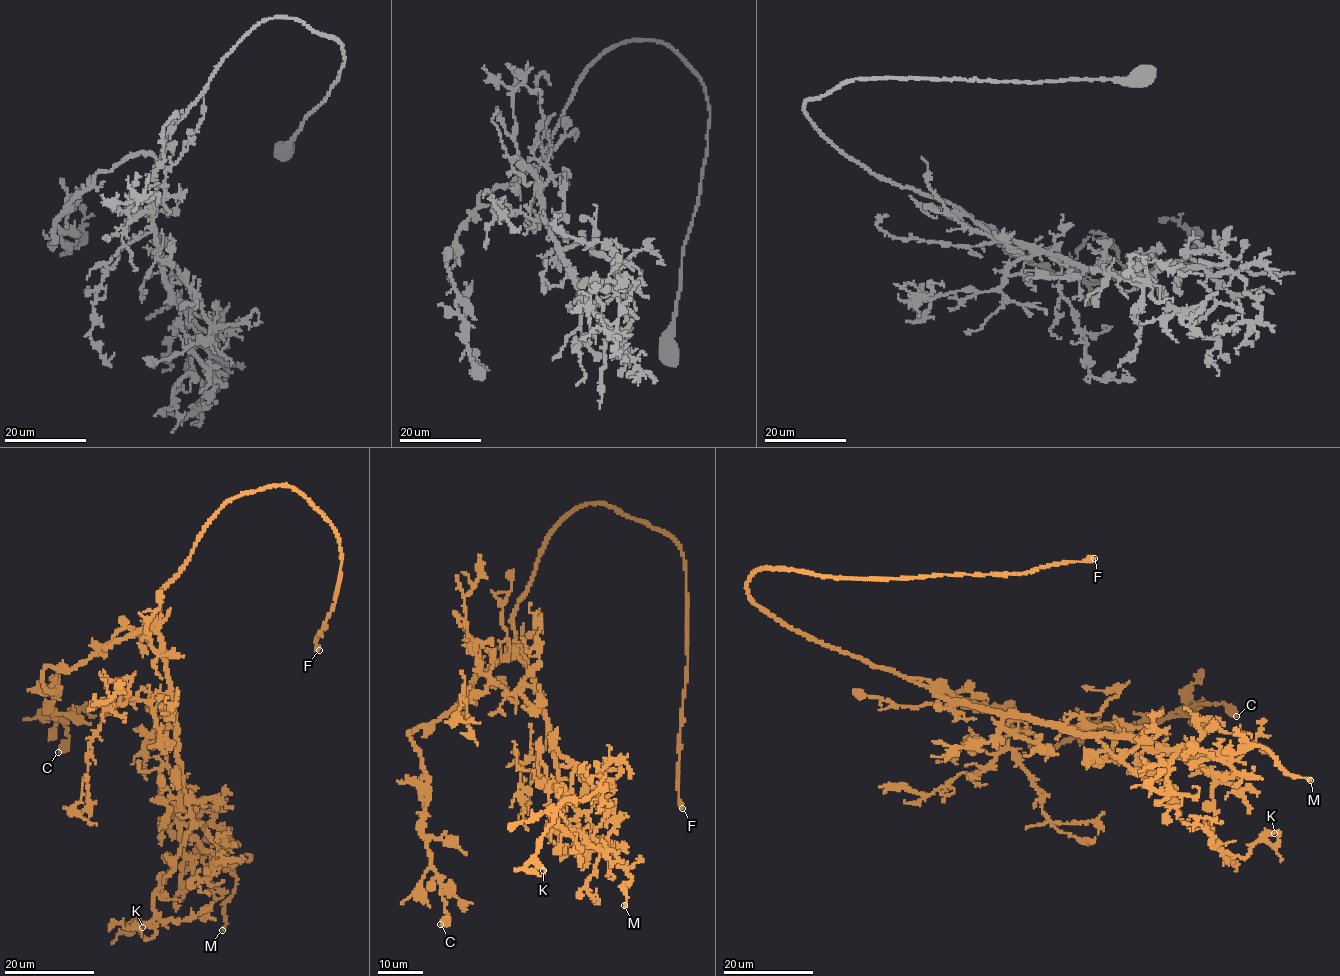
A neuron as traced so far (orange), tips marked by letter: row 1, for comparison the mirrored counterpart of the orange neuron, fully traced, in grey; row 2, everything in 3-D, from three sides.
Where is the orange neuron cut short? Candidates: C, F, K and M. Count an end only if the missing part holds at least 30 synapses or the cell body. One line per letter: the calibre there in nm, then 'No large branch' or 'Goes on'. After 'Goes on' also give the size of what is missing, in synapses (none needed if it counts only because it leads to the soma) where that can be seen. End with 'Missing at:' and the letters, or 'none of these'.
C: Thickness 320 nm. No large branch
F: Thickness 360 nm. Goes on
K: Thickness 80 nm. No large branch
M: Thickness 260 nm. No large branch
Missing at: F

